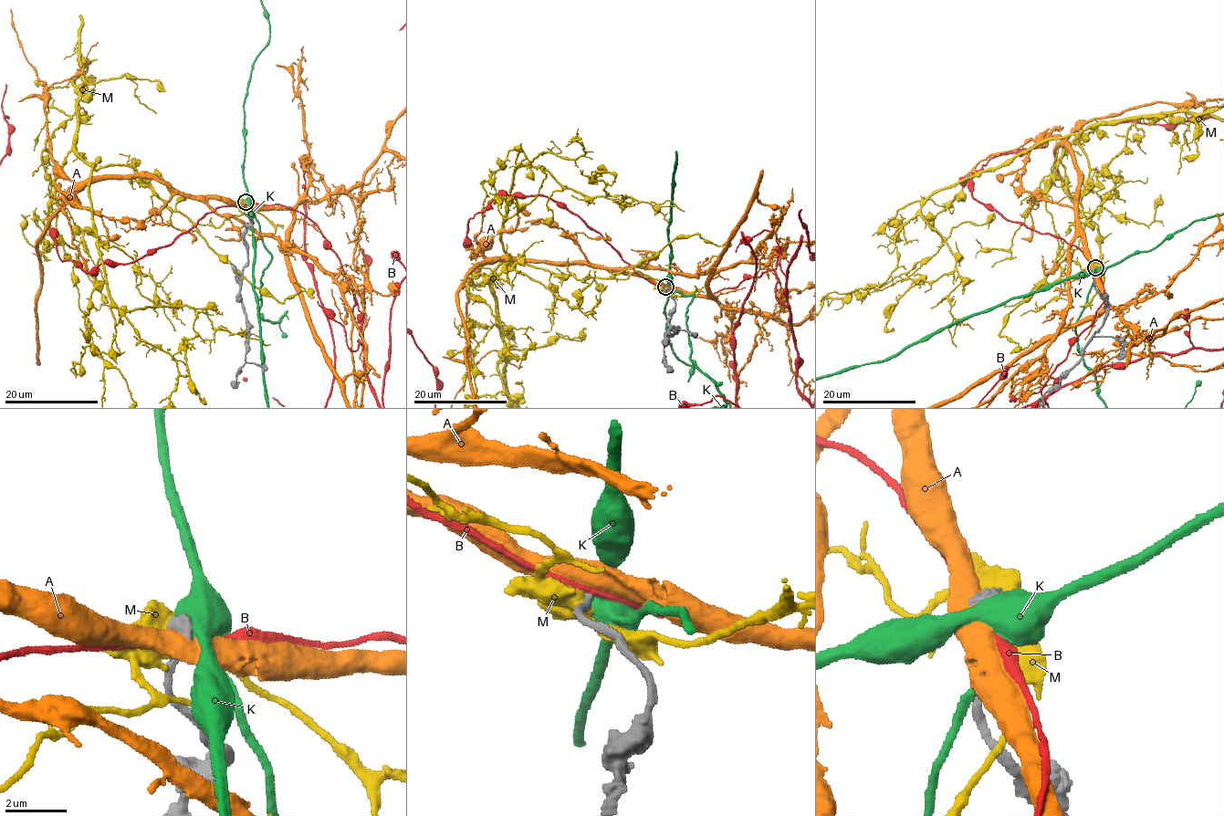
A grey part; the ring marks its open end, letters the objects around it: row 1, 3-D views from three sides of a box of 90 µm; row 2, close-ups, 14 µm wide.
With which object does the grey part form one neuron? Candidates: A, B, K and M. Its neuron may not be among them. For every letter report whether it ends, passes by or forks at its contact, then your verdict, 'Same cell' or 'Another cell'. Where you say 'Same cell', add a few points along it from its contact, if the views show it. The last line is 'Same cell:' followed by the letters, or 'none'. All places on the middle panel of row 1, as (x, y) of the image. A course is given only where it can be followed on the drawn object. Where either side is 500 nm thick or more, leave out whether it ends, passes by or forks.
A: Another cell
B: It passes by. Another cell
K: Another cell
M: It forks there. Another cell
Same cell: none

